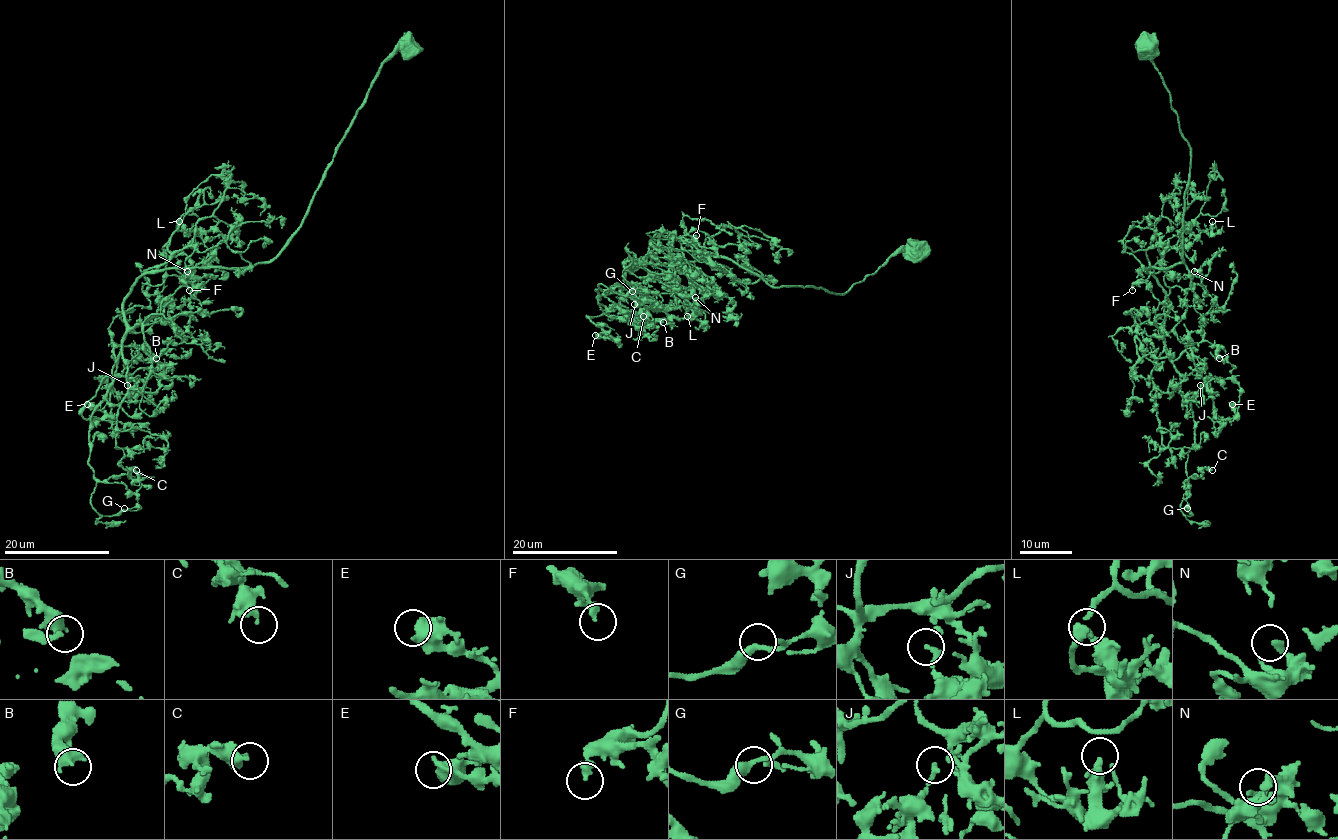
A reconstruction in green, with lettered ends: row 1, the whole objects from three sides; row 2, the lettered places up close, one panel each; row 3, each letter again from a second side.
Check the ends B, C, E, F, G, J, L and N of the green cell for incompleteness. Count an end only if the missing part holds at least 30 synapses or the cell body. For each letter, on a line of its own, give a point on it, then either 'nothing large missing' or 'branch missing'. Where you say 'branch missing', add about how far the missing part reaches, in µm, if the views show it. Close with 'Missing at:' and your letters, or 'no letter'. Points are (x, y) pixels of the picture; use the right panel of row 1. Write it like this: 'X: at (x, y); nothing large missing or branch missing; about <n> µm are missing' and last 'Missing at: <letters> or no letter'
B: at (1219, 358); nothing large missing
C: at (1212, 470); nothing large missing
E: at (1232, 404); nothing large missing
F: at (1132, 290); nothing large missing
G: at (1187, 508); nothing large missing
J: at (1200, 385); nothing large missing
L: at (1212, 221); nothing large missing
N: at (1194, 271); nothing large missing
Missing at: no letter

